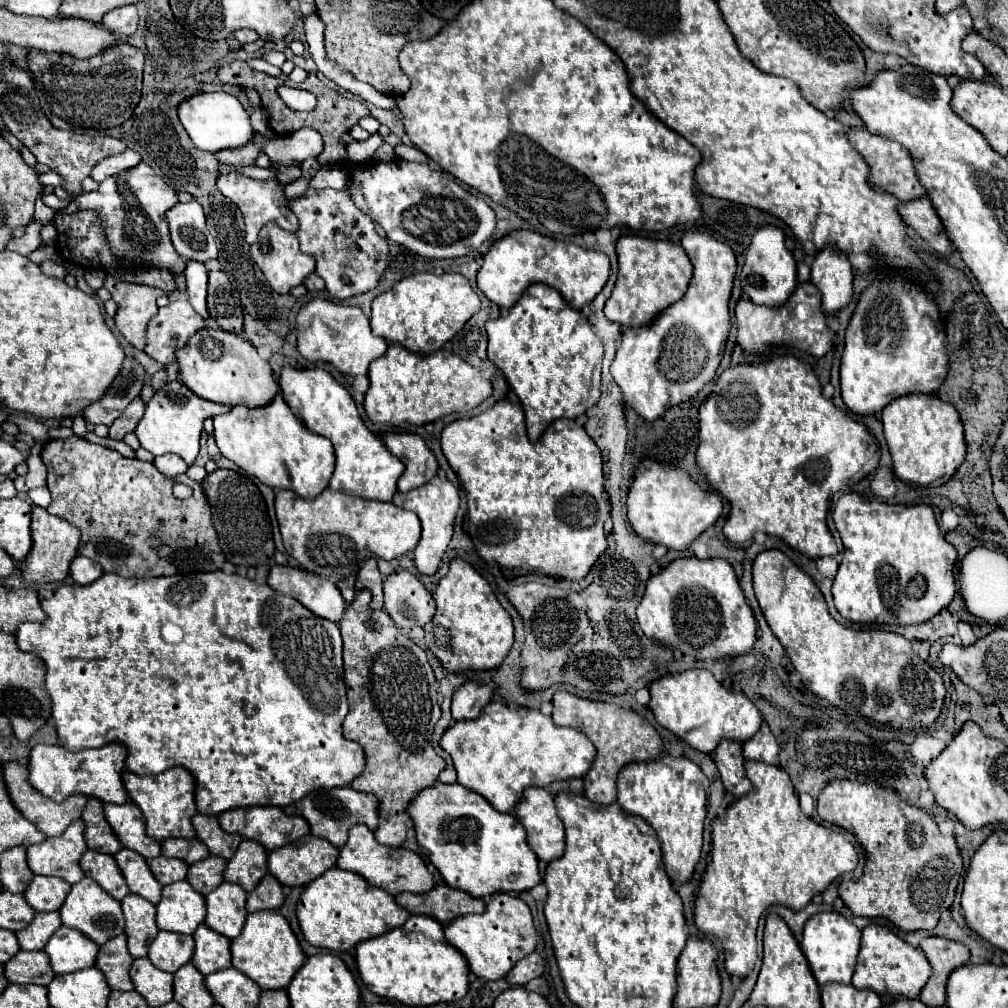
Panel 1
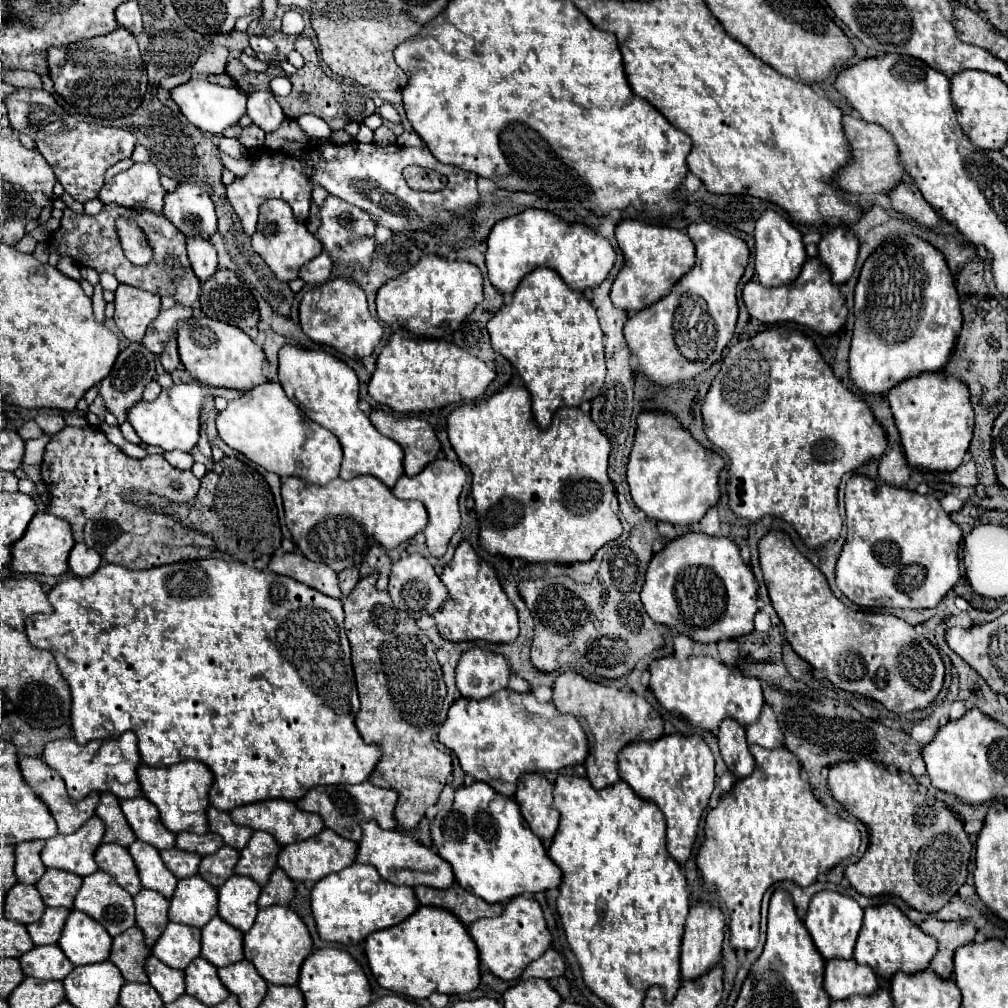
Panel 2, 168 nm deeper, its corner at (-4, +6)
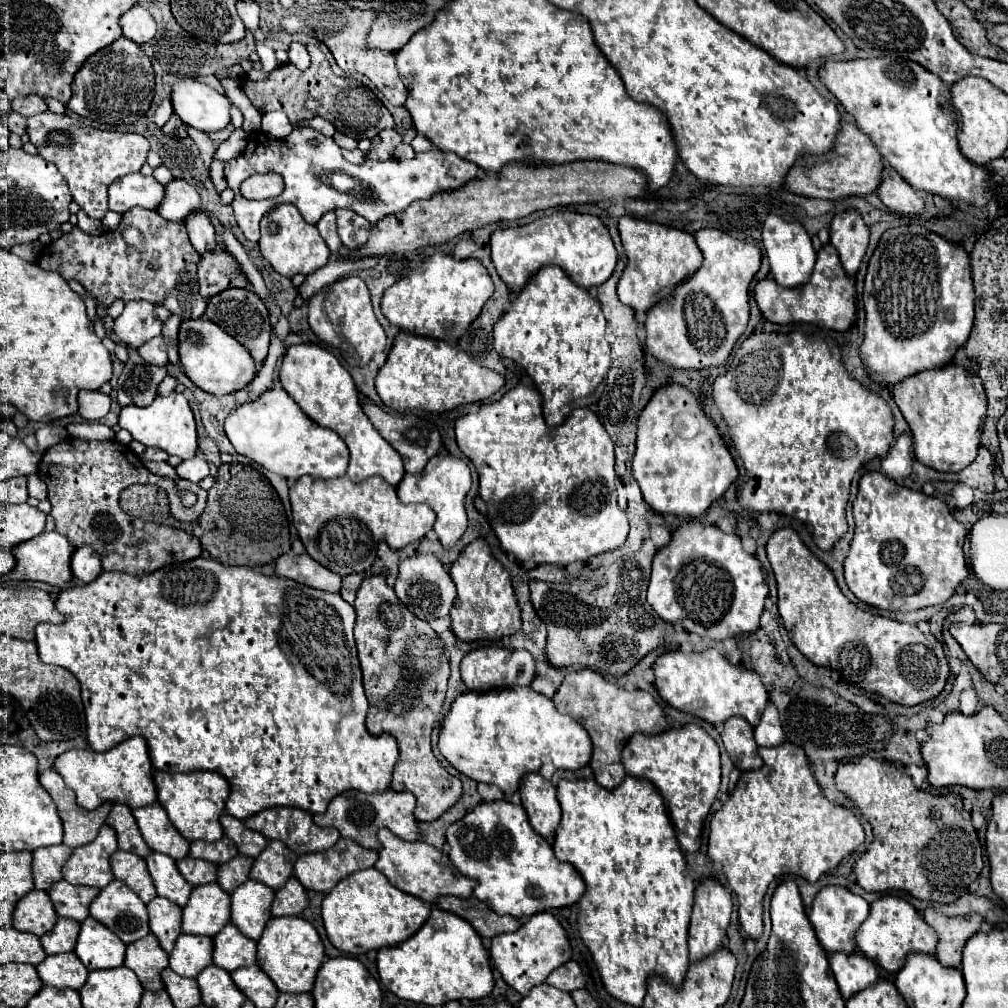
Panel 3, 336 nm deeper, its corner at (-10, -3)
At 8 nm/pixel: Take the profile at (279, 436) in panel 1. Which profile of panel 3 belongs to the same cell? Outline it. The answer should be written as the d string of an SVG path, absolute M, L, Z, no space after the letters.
M268 389L256 401L234 409L224 423L224 431L236 453L256 461L264 469L296 481L304 475L318 479L336 479L346 475L348 447L332 429L320 427L308 419L284 389Z

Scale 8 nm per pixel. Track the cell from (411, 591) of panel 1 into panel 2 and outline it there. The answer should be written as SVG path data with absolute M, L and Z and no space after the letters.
M416 552L416 554L408 554L392 564L388 594L392 596L394 604L400 610L408 612L412 618L420 618L424 614L434 614L442 606L442 602L446 600L448 590L446 590L444 582L440 580L440 576L434 572L432 564L426 560L426 556Z

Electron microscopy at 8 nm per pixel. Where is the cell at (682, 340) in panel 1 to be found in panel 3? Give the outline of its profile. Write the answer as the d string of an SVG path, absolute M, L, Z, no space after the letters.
M700 229L696 243L704 255L702 267L678 285L674 291L676 297L662 299L654 305L644 323L644 349L660 363L682 371L702 371L726 363L738 337L746 331L750 317L748 287L762 259L756 245L732 239L720 229Z

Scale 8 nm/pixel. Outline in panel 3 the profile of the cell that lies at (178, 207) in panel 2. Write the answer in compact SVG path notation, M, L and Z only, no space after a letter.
M174 179L164 187L164 201L158 213L168 221L186 221L188 215L202 211L202 199L198 191L184 179Z

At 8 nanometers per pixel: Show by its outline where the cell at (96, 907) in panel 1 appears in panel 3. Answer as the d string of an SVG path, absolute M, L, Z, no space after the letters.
M116 879L92 901L90 915L116 933L124 943L134 943L150 933L146 905L134 891Z

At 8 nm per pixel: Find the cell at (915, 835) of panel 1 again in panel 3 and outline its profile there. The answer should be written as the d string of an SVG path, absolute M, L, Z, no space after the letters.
M872 757L840 763L836 771L836 787L856 803L862 817L872 825L874 831L870 849L854 865L856 881L864 891L906 891L920 901L954 903L960 893L968 891L968 885L980 875L982 847L976 829L972 827L970 813L964 811L962 799L958 795L932 795L916 789L910 775L888 761L878 761Z

